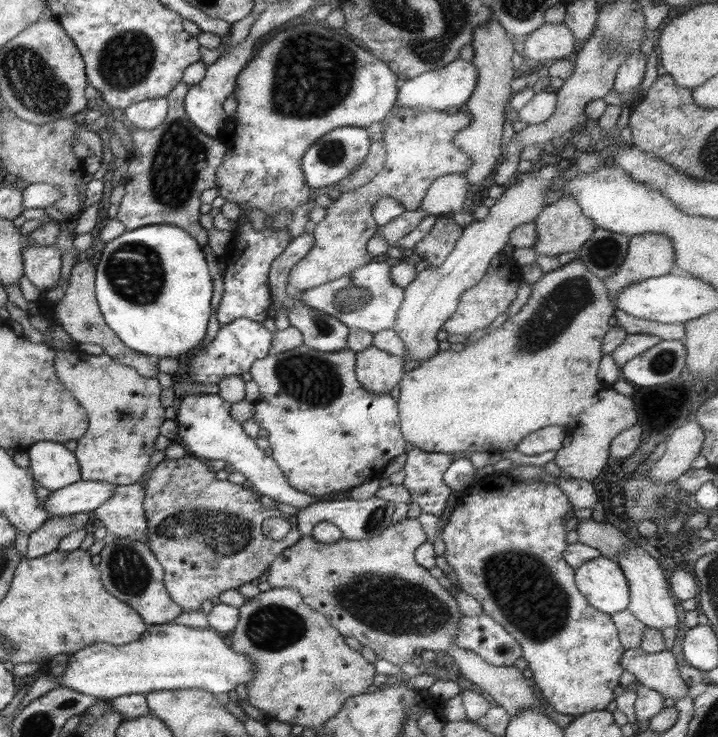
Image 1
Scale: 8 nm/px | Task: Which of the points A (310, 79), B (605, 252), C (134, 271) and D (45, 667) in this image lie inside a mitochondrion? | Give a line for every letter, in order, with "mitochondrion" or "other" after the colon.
A: mitochondrion
B: mitochondrion
C: mitochondrion
D: other

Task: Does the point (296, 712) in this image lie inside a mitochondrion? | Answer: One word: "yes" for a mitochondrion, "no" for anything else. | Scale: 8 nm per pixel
no

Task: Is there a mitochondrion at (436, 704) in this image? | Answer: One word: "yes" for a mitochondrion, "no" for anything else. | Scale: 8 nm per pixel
no

